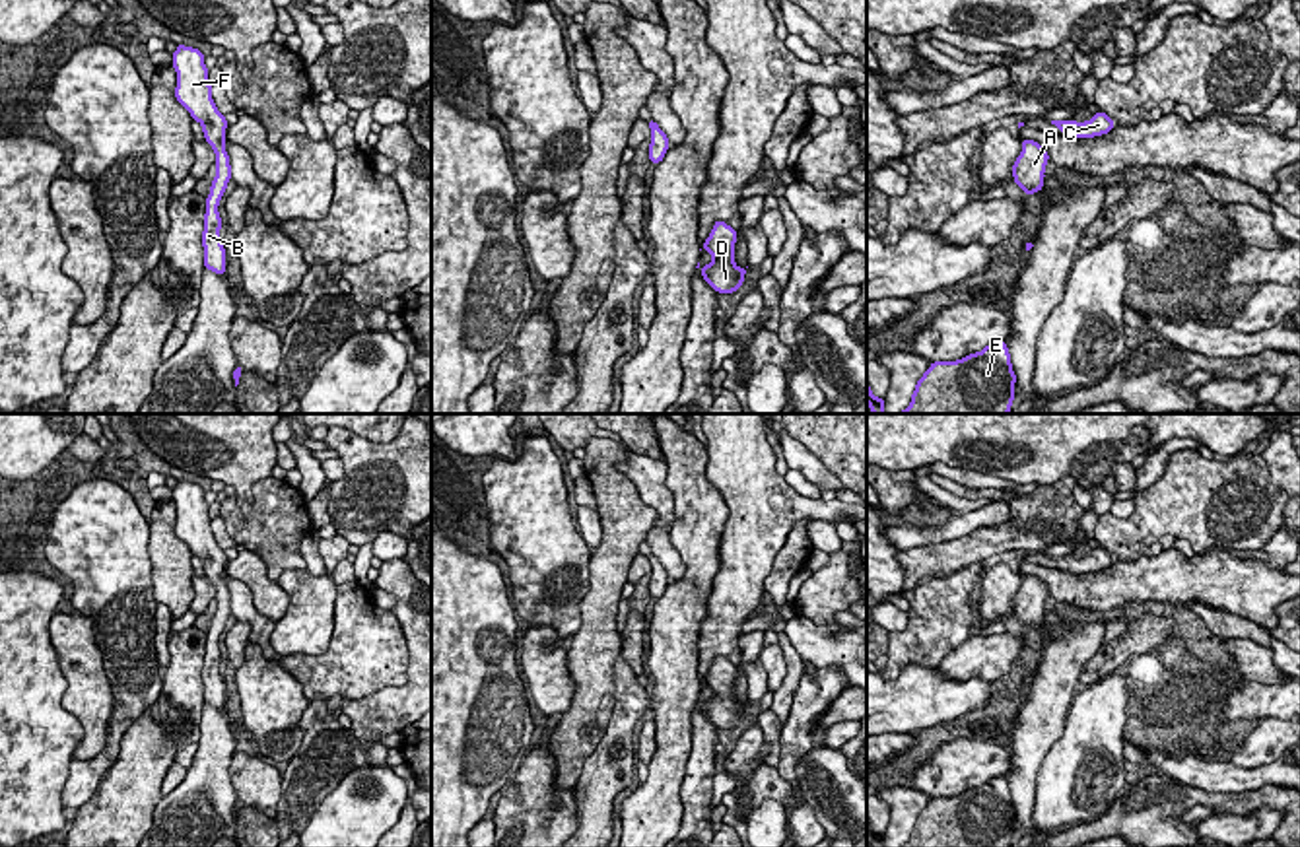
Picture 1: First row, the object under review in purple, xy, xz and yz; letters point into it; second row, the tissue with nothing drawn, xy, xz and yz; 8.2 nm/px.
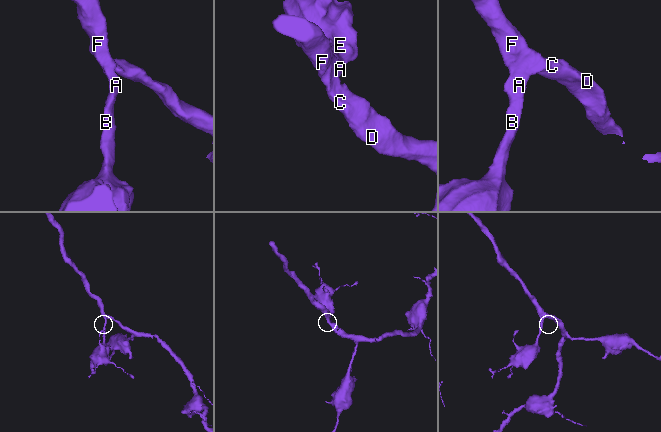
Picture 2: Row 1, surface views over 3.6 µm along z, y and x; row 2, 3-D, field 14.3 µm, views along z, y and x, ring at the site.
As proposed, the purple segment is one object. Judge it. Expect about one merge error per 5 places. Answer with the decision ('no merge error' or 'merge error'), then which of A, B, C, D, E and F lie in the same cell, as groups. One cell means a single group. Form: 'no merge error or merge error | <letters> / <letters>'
no merge error | A B C D E F

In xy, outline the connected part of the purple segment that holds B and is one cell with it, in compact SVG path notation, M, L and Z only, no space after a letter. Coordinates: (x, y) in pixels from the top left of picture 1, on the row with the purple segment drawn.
M177 45L171 56L177 72L175 97L190 113L192 120L200 122L204 140L216 152L216 177L206 198L202 247L204 268L225 274L225 247L220 239L222 218L218 206L231 181L229 155L223 146L227 142L223 132L229 124L212 99L206 56L198 49L185 45Z

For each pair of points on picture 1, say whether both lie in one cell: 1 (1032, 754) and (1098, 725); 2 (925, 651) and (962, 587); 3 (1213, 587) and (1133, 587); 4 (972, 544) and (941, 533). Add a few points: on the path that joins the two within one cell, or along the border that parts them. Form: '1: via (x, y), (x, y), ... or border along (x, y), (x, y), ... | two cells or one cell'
1: border along (1069, 702), (1063, 735), (1044, 758), (1034, 787) | two cells
2: via (929, 636), (939, 620), (939, 610), (947, 603) | one cell
3: via (1194, 585), (1153, 585) | one cell
4: border along (997, 525), (910, 550) | two cells

